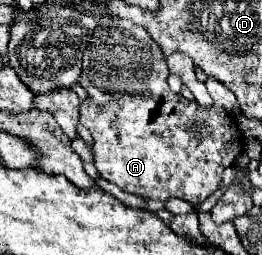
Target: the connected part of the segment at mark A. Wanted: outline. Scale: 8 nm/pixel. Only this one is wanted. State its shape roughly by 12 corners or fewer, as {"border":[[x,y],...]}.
{"border":[[141,26],[83,54],[101,178],[199,204],[243,154],[225,110],[173,94]]}

